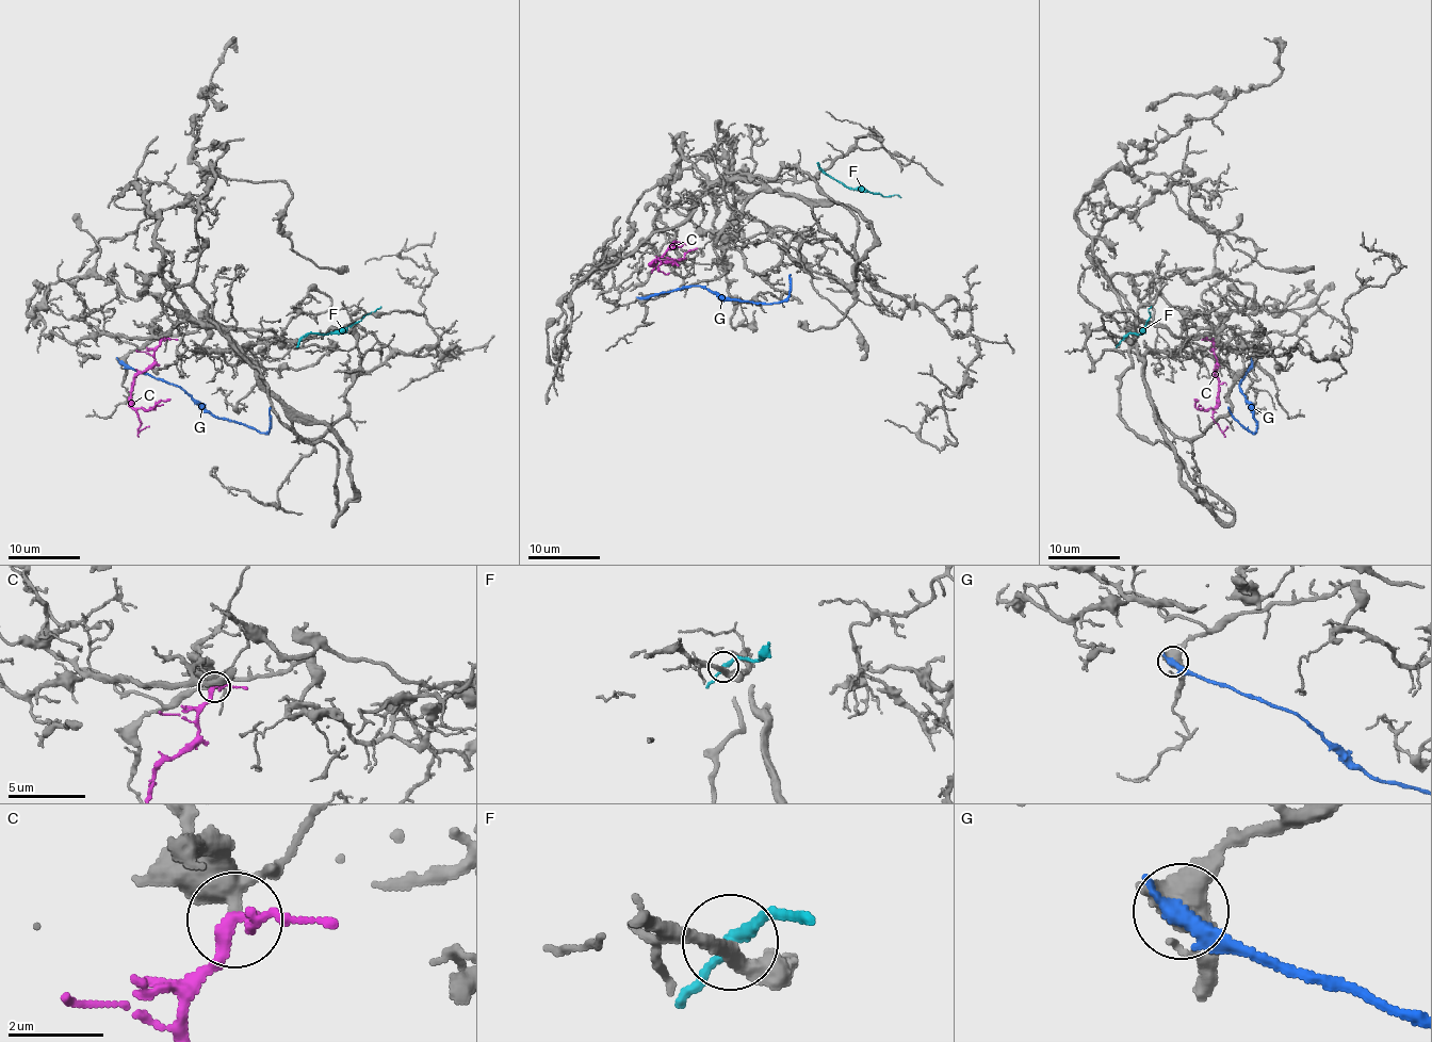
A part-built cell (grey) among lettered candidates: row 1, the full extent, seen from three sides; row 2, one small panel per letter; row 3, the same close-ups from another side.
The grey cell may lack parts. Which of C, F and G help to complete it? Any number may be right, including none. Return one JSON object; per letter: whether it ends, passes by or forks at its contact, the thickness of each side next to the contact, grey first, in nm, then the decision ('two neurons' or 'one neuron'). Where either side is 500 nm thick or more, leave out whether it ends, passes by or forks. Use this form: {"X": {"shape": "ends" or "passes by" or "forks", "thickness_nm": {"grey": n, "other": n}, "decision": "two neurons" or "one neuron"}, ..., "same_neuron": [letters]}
{"C": {"shape": "passes by", "thickness_nm": {"grey": 320, "other": 220}, "decision": "one neuron"}, "F": {"shape": "passes by", "thickness_nm": {"grey": 320, "other": 220}, "decision": "two neurons"}, "G": {"thickness_nm": {"grey": 550, "other": 400}, "decision": "two neurons"}, "same_neuron": ["C"]}

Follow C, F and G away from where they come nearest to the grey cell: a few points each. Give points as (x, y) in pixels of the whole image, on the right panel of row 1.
C: (1211, 339), (1218, 403), (1211, 408), (1201, 410), (1193, 399)
F: (1123, 338), (1141, 332), (1151, 315), (1151, 307)
G: (1252, 363), (1239, 387), (1252, 408), (1257, 429), (1247, 429), (1229, 406)

